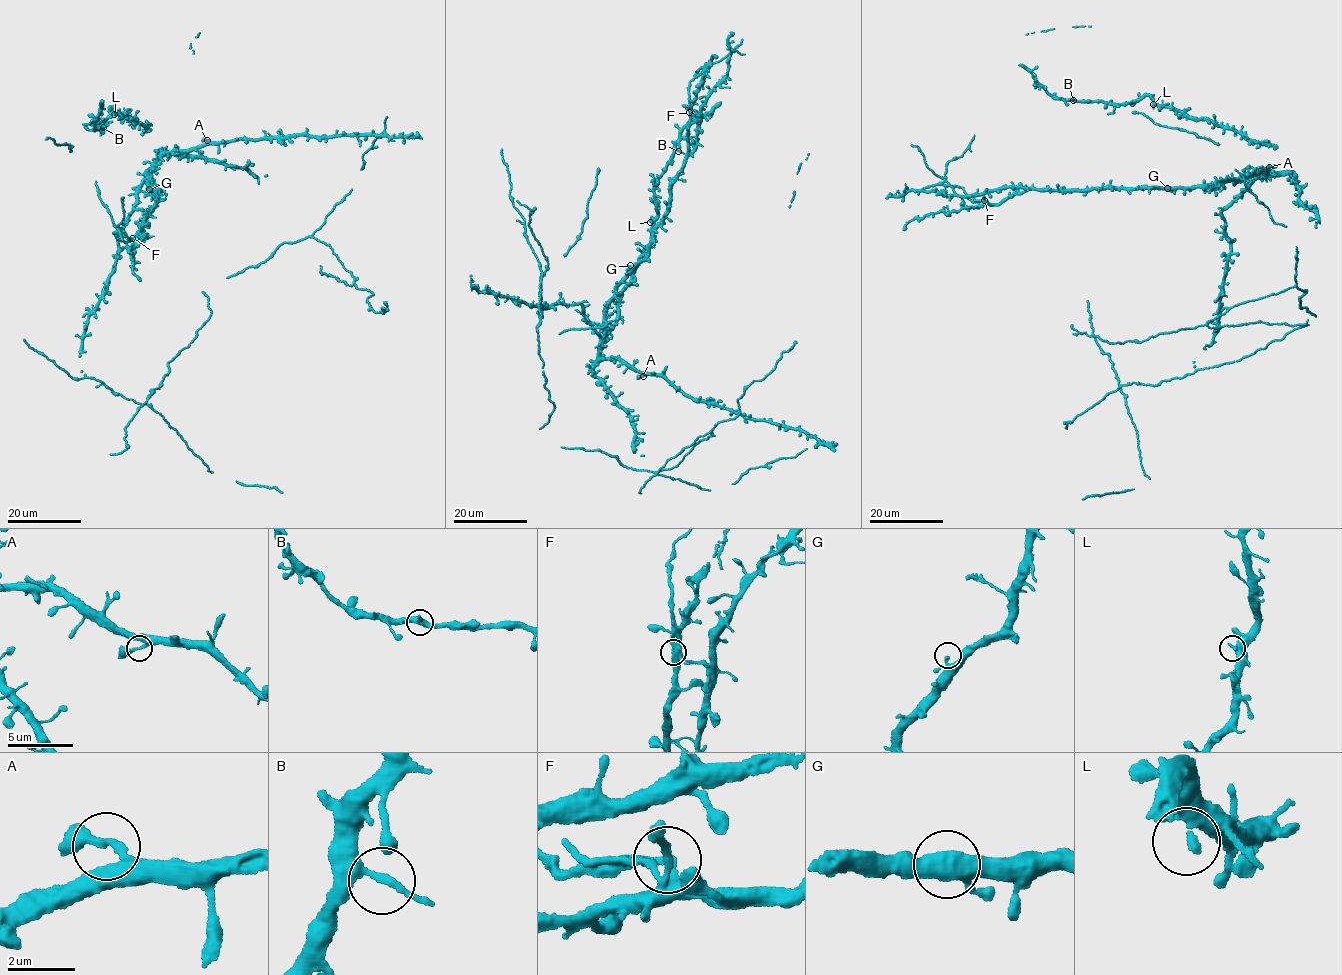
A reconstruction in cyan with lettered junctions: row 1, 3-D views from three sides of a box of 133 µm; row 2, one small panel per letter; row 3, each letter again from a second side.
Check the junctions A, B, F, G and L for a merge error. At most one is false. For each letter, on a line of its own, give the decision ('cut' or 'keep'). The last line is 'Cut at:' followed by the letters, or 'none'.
A: keep
B: keep
F: cut
G: keep
L: keep
Cut at: F

